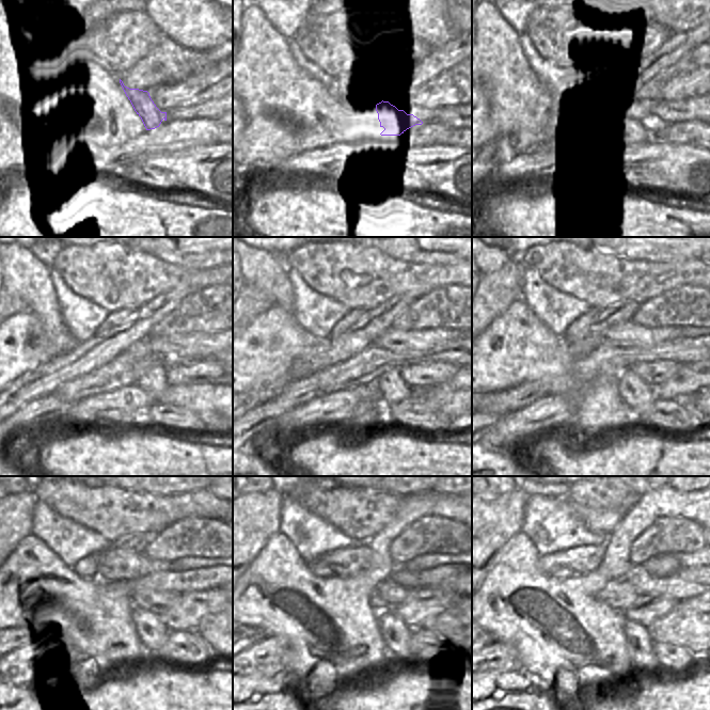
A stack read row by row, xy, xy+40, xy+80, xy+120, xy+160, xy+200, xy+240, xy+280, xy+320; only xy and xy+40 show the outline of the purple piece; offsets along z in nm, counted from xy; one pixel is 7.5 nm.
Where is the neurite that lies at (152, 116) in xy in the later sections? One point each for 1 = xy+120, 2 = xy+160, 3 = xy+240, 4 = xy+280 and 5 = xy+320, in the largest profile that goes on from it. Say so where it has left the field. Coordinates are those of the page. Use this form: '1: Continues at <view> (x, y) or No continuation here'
1: Continues at xy+120 (154, 382)
2: Continues at xy+160 (392, 388)
3: Continues at xy+240 (153, 633)
4: Continues at xy+280 (396, 635)
5: Continues at xy+320 (640, 645).

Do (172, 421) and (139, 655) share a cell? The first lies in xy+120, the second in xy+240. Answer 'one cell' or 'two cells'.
two cells

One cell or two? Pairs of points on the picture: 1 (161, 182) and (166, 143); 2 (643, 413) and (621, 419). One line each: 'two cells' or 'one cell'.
1: two cells
2: two cells

